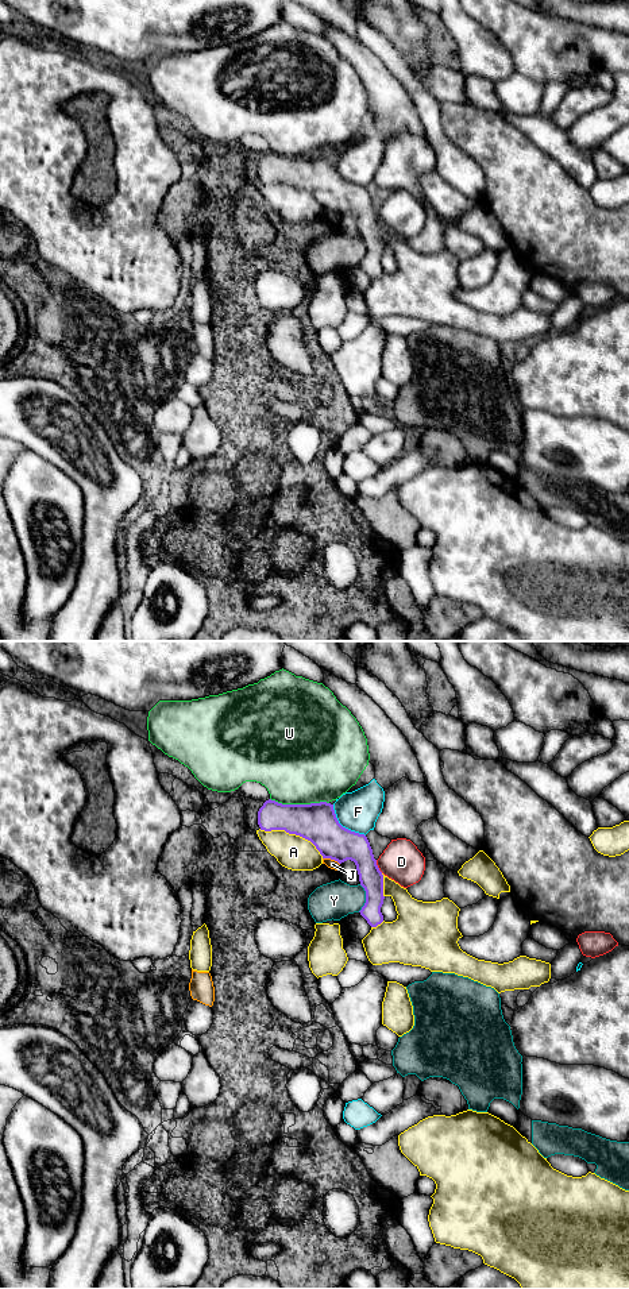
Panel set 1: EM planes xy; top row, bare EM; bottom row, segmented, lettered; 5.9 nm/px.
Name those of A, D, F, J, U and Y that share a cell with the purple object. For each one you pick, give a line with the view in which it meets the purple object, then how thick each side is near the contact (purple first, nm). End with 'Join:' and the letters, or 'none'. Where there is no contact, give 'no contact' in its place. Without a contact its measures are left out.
Y: meets purple in xy; 140 nm thick on the purple side, 220 nm on the other
Join: Y

